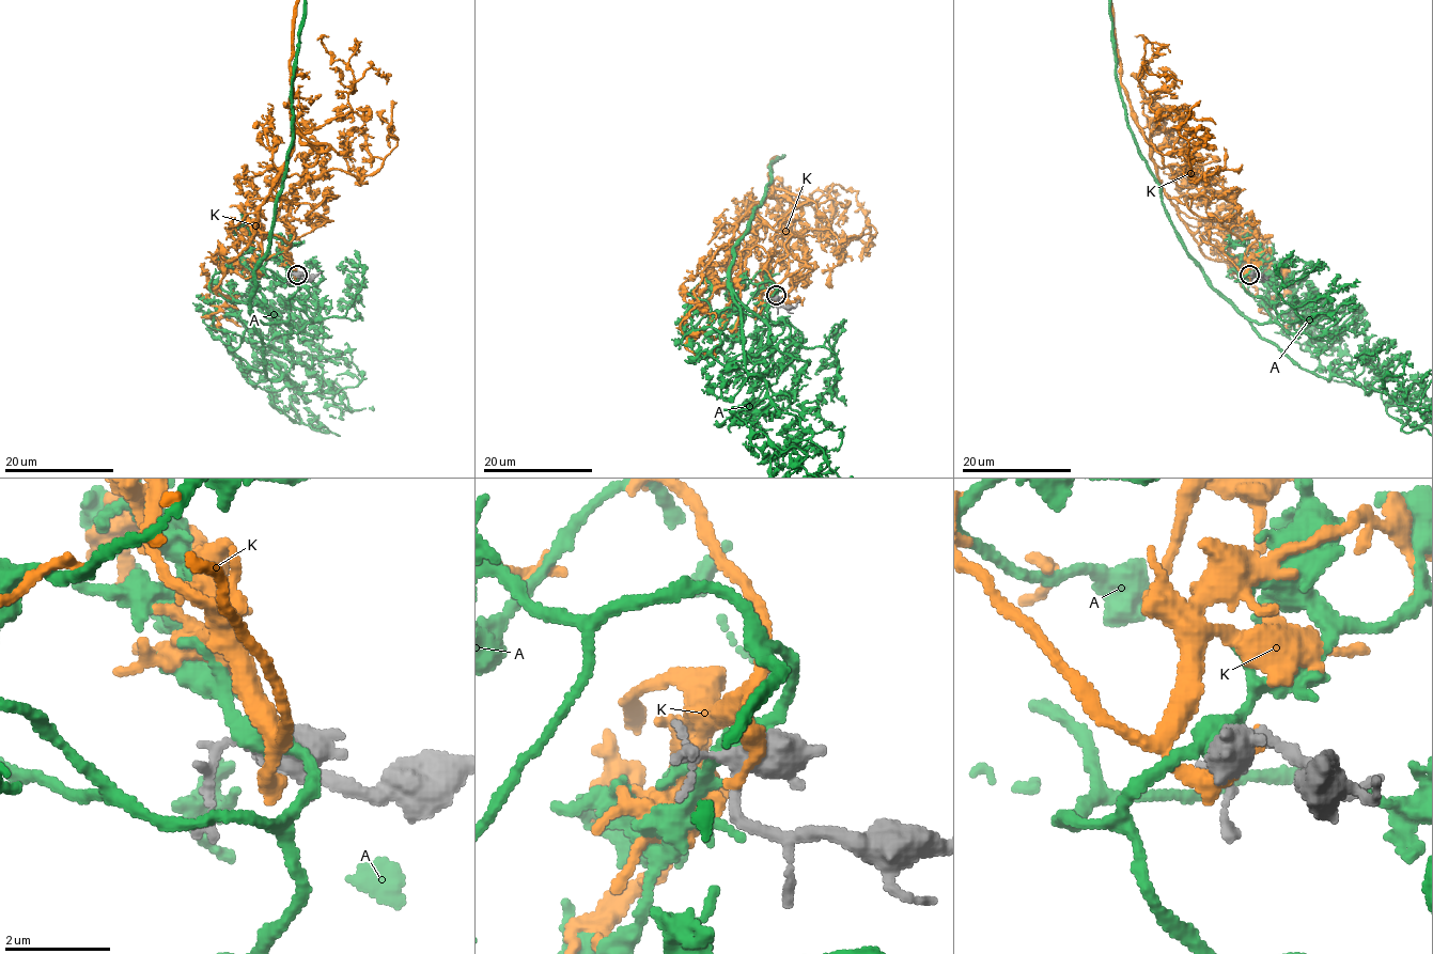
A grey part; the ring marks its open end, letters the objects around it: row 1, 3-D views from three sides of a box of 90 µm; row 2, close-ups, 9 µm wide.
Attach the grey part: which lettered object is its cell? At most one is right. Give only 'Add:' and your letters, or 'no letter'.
Add: no letter

